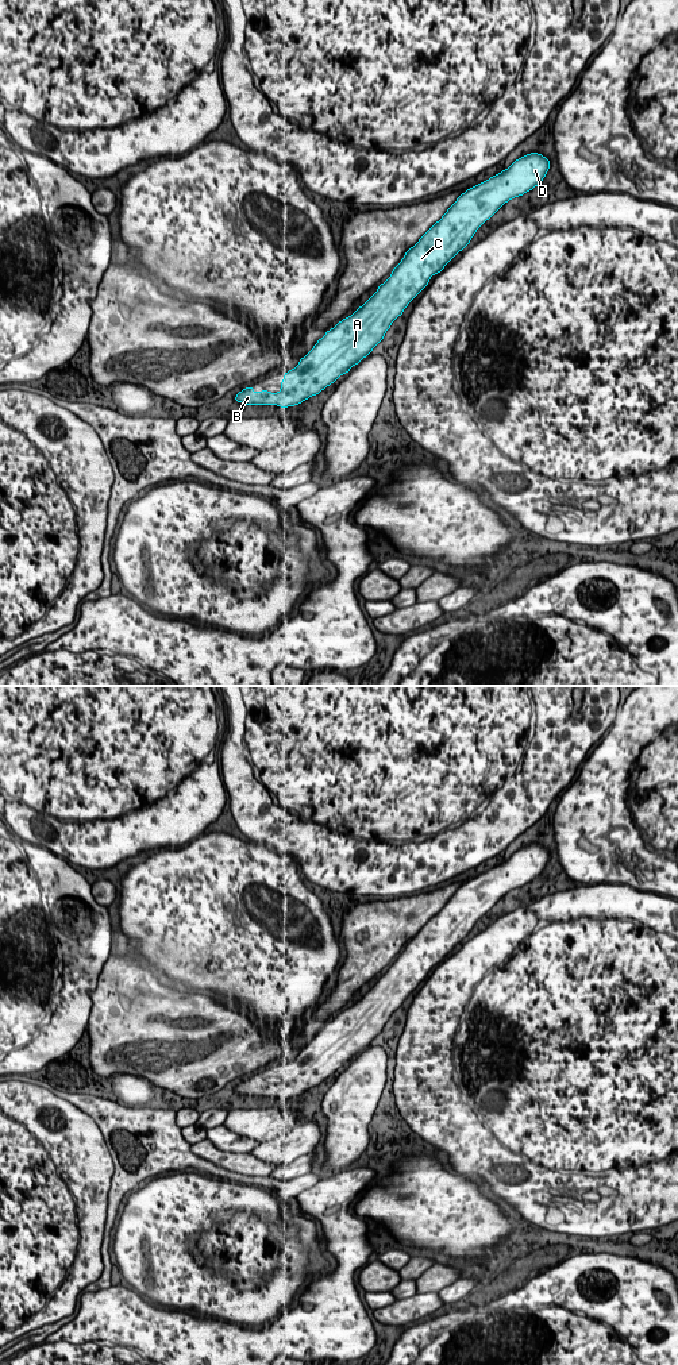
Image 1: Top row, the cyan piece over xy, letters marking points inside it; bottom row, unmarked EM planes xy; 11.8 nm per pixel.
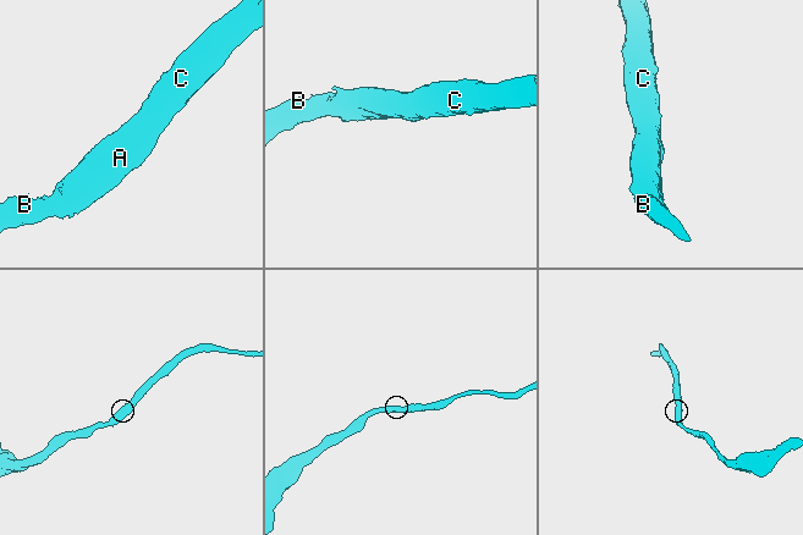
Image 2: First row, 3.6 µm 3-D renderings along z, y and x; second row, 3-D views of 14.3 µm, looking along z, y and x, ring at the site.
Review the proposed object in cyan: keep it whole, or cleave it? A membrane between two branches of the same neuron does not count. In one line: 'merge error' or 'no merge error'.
no merge error

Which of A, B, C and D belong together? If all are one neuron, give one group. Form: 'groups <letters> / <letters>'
groups A B C D

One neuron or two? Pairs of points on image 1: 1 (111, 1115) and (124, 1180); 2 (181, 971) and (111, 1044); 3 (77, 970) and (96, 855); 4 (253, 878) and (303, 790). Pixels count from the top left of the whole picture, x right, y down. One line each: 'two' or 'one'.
1: one
2: two
3: two
4: two

